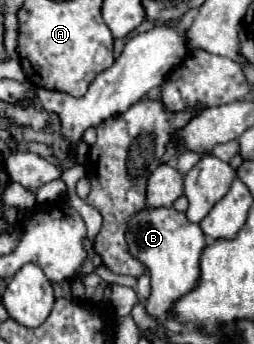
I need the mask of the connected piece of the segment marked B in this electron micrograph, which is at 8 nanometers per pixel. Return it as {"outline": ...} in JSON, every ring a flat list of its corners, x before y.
{"outline":[[173,206,145,208,129,218,125,240,129,246,129,254,137,258,151,276,151,296,145,302,147,312,161,322,169,322,173,302,189,292,189,288,197,286,199,256,201,248,207,244,203,230,199,228,199,224,189,222,187,216,183,212,177,212]]}

